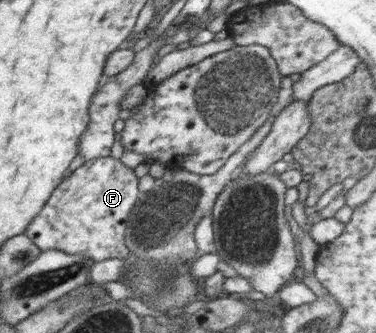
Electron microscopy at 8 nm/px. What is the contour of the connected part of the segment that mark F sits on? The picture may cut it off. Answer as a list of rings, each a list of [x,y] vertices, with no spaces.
[[[95,157],[88,160],[65,177],[52,192],[41,212],[29,223],[24,232],[40,251],[59,250],[69,255],[77,255],[93,259],[95,263],[108,259],[126,259],[130,251],[126,247],[127,219],[142,193],[137,189],[138,176],[134,169],[121,163],[119,159]]]

